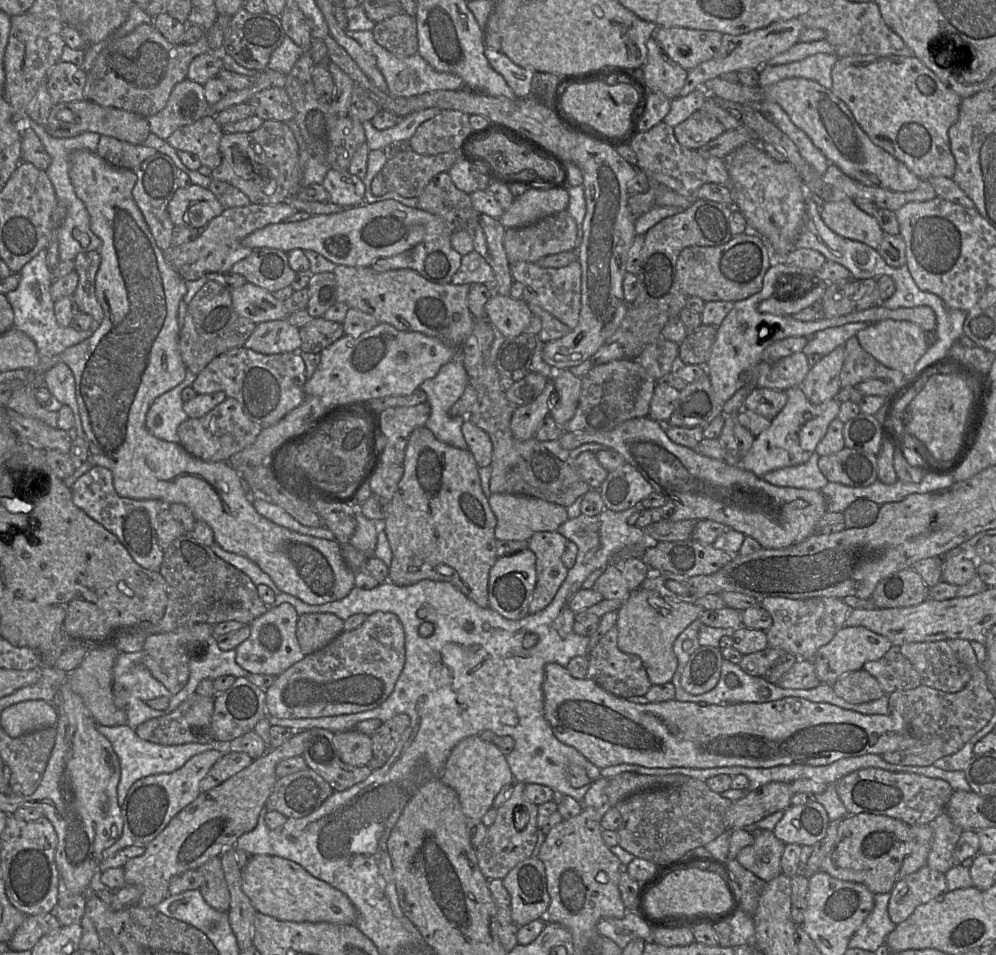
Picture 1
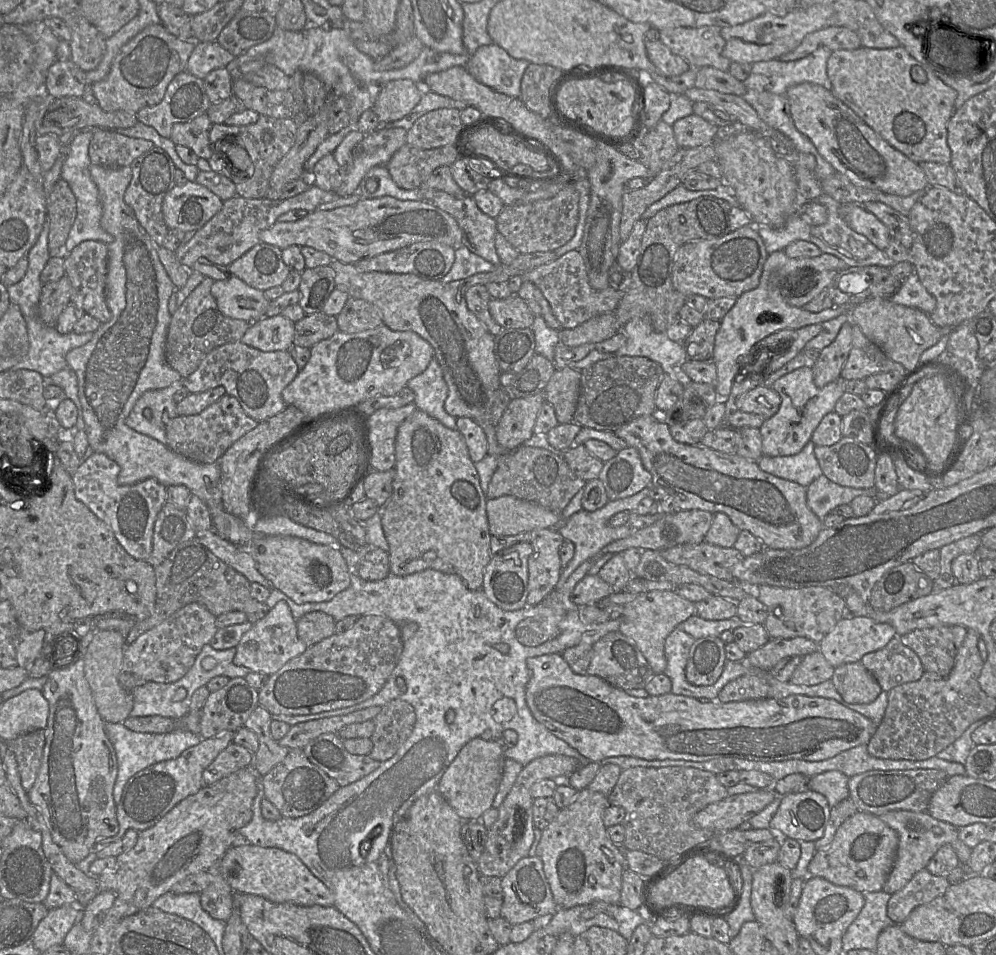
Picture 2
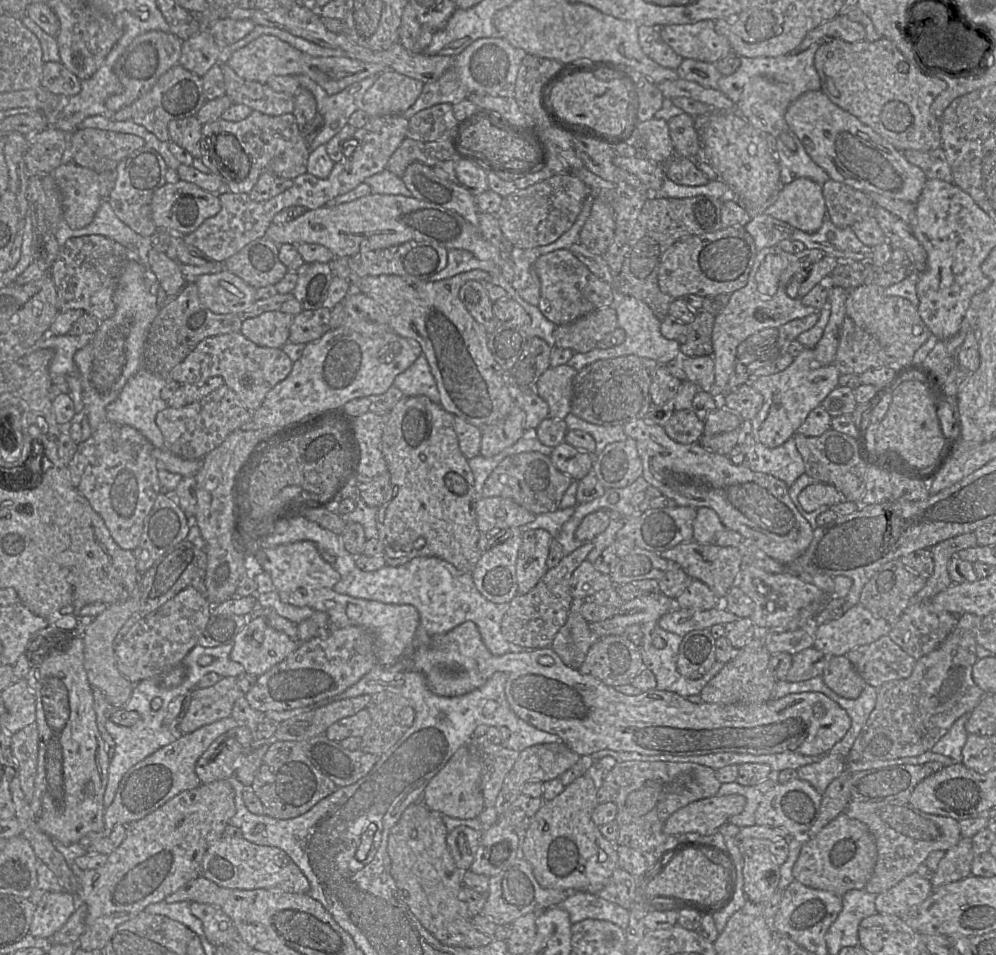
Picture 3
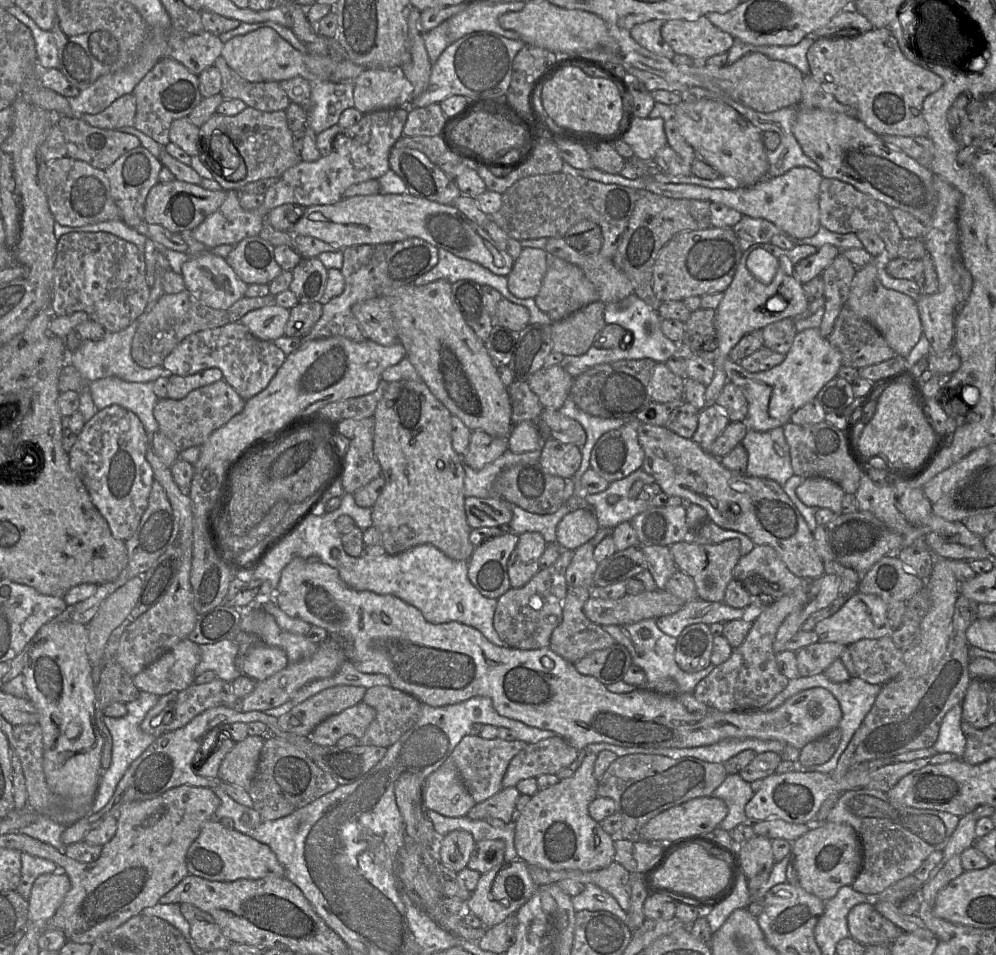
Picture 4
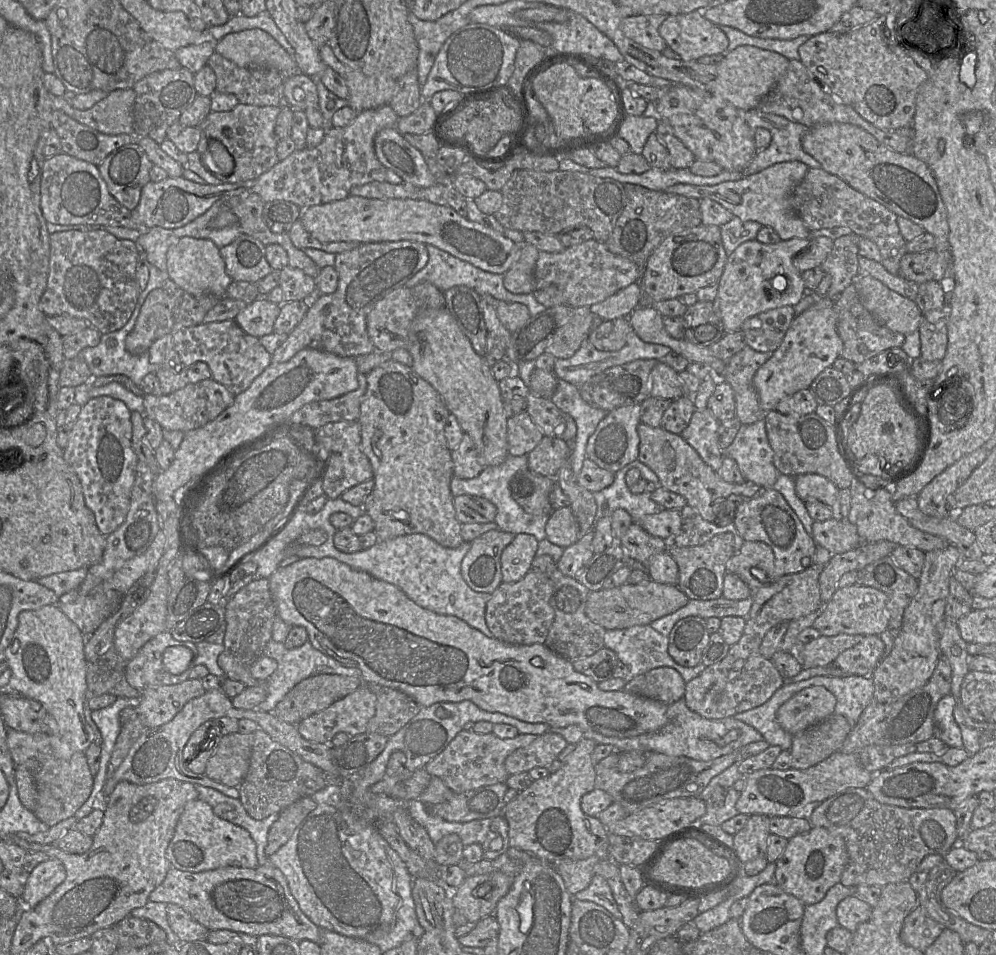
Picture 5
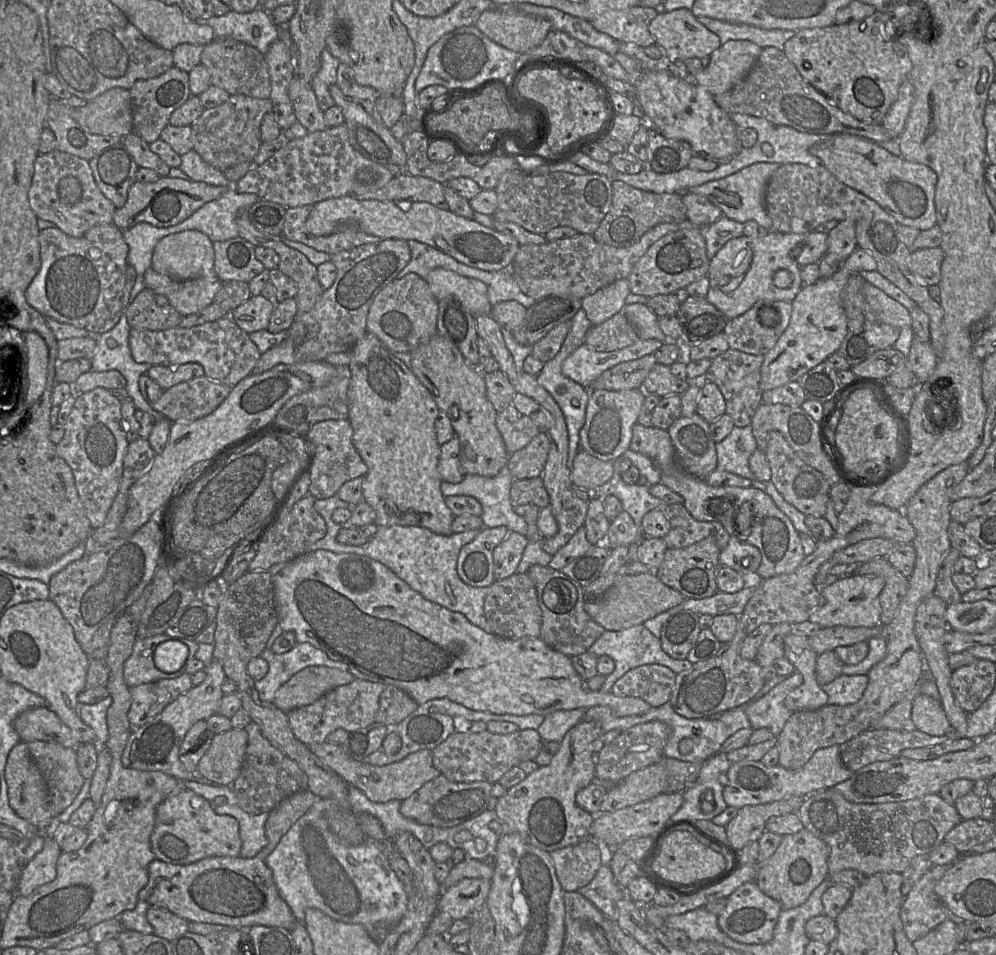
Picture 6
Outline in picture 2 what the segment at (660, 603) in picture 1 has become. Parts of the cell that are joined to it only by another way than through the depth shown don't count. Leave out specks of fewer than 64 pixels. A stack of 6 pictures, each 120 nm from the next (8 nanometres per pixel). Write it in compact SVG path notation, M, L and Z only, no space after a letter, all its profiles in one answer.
M653 590L640 594L623 607L618 632L636 644L654 674L663 674L667 666L665 640L680 623L695 615L695 604L675 591Z

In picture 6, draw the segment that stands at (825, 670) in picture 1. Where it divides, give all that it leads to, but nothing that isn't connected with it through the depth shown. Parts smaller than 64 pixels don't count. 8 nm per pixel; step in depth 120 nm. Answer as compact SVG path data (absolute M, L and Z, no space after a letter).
M858 575L840 577L821 587L821 604L811 613L809 621L822 628L833 626L875 627L880 623L879 596L885 586L881 576Z

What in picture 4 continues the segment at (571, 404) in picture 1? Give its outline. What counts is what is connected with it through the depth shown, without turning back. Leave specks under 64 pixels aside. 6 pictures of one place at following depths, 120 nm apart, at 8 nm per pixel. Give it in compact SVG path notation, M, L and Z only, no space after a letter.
M554 365L536 371L528 384L543 408L559 410L570 397L573 381L574 378L560 365Z

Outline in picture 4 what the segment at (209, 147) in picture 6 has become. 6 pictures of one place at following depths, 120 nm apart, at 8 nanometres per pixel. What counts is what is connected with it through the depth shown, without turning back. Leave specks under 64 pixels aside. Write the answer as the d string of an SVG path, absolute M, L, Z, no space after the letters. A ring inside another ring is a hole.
M247 106L242 112L234 116L216 113L199 128L201 142L205 141L204 151L199 154L200 161L225 191L241 193L241 189L251 182L265 178L280 178L284 172L302 161L301 156L294 149L293 134L288 127L285 111L263 112ZM216 133L227 135L244 159L247 174L243 179L237 182L227 181L218 175L215 168L207 161L207 155L204 152L206 152L211 137Z

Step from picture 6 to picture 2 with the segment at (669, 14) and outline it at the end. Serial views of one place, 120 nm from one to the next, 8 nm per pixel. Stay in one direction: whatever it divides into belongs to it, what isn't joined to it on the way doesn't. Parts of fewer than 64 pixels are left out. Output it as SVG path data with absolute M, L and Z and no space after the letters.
M702 26L698 28L676 27L665 28L659 31L659 40L669 48L669 50L685 59L691 68L701 68L710 66L728 72L731 61L722 56L725 40L720 35L720 27Z

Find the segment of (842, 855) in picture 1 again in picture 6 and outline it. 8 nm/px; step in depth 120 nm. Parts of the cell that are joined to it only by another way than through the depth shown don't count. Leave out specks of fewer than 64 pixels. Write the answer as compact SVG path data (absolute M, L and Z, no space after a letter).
M806 829L783 835L774 854L759 866L755 882L759 889L777 901L782 910L795 908L807 901L812 891L828 876L829 847Z

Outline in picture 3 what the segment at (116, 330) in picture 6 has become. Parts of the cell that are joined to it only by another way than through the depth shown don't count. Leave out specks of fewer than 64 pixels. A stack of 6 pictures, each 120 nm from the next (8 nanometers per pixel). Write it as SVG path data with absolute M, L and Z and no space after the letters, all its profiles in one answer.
M69 333L62 336L47 334L32 346L32 352L46 348L54 351L49 371L52 376L66 375L69 395L74 403L76 417L85 414L83 414L82 386L80 384L78 367L74 362L74 354L93 338L94 334L81 334L78 336L73 336Z

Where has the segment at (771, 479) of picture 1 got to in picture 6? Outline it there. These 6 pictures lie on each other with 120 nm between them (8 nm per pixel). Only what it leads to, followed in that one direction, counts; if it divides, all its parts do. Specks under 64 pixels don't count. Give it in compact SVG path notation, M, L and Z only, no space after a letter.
M750 425L734 427L720 442L715 444L717 469L734 473L751 481L751 487L766 491L765 484L755 479L749 467L749 458L758 449Z

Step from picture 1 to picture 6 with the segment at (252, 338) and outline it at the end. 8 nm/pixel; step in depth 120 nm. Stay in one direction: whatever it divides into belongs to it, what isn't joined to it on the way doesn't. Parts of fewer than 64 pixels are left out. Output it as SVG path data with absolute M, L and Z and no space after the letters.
M261 295L251 296L229 316L246 333L267 330L276 304L275 301L270 301Z

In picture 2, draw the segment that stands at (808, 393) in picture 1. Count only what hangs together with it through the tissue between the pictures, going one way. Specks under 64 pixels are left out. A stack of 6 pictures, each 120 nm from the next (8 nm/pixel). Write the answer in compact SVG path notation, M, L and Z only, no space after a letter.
M849 322L842 325L835 340L819 352L813 363L813 381L823 387L840 378L841 370L852 346L852 326Z

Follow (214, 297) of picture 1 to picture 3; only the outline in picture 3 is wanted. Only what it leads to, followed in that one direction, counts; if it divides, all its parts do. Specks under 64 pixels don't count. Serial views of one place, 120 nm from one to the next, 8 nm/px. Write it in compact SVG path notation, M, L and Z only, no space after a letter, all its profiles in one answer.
M196 282L188 283L178 294L177 298L163 306L155 317L148 331L143 354L143 369L168 377L170 371L180 364L203 339L228 333L241 331L242 320L236 314L216 314L208 309L200 300Z

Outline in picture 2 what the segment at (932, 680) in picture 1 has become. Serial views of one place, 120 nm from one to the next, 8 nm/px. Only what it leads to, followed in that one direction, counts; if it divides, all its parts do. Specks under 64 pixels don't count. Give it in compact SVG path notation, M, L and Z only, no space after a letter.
M942 625L916 629L898 637L919 657L924 671L946 677L953 669L955 656L966 633L964 626Z

